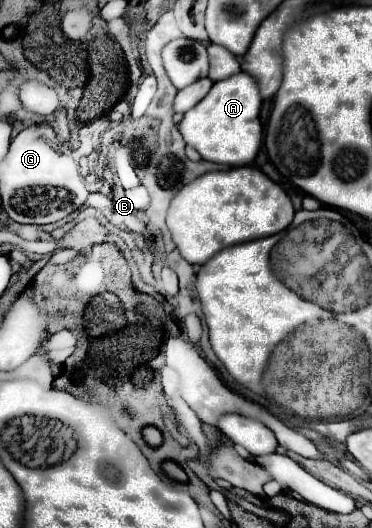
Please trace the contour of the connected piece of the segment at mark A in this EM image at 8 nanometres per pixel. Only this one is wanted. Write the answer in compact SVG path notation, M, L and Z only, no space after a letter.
M239 72L215 82L207 96L183 116L177 128L187 146L195 148L203 160L229 166L245 166L253 162L261 146L259 108L261 96L257 82L251 80L251 76L247 76L245 72Z

